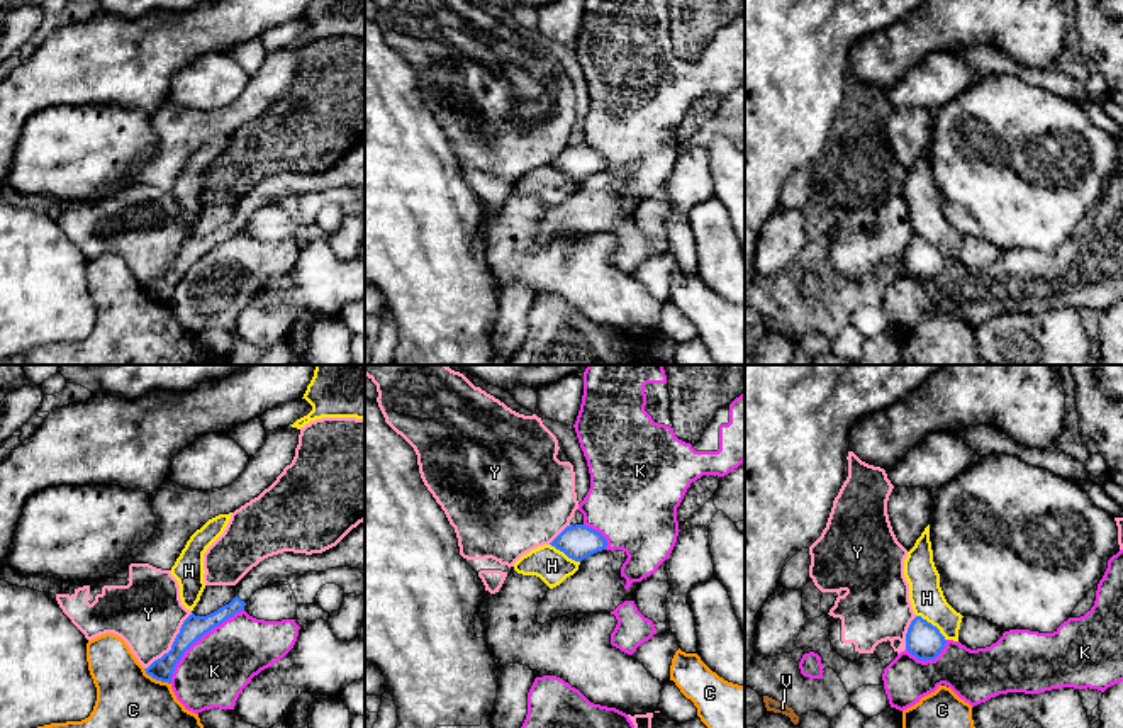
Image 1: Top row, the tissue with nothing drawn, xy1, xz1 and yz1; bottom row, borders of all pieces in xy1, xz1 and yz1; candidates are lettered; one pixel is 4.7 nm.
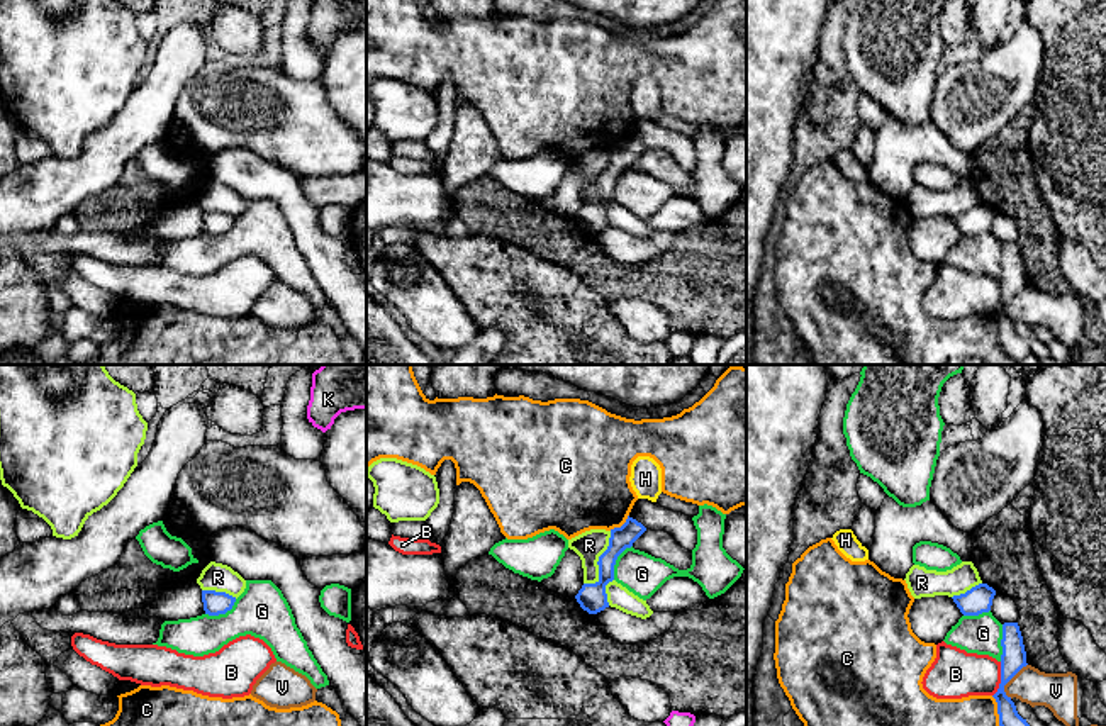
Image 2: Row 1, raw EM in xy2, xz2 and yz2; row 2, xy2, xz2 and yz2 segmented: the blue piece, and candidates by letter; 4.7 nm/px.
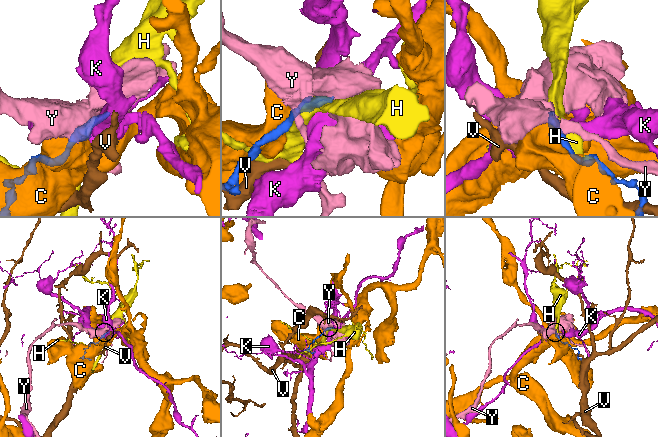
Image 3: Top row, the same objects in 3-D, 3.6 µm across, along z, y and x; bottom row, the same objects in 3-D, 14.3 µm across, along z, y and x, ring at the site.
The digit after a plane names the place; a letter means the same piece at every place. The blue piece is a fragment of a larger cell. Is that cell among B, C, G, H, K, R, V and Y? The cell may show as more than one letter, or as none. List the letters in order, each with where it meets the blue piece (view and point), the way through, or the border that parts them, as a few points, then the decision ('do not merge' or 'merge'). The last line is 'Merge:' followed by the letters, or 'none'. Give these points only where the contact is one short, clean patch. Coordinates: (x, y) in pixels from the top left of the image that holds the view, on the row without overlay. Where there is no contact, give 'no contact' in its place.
B: contact yz2 (1001, 299); border yz2 (1001, 282), (1001, 302), (993, 316); do not merge
C: contact xy1 (156, 299); do not merge
G: contact xz2 (614, 182); do not merge
H: contact yz1 (932, 245); do not merge
K: contact xy1 (199, 258); do not merge
R: contact xz2 (597, 182); border xz2 (611, 151), (608, 168), (597, 182), (597, 199), (584, 204); do not merge
V: contact yz2 (1010, 299); do not merge
Y: contact xy1 (173, 263); do not merge
Merge: none

